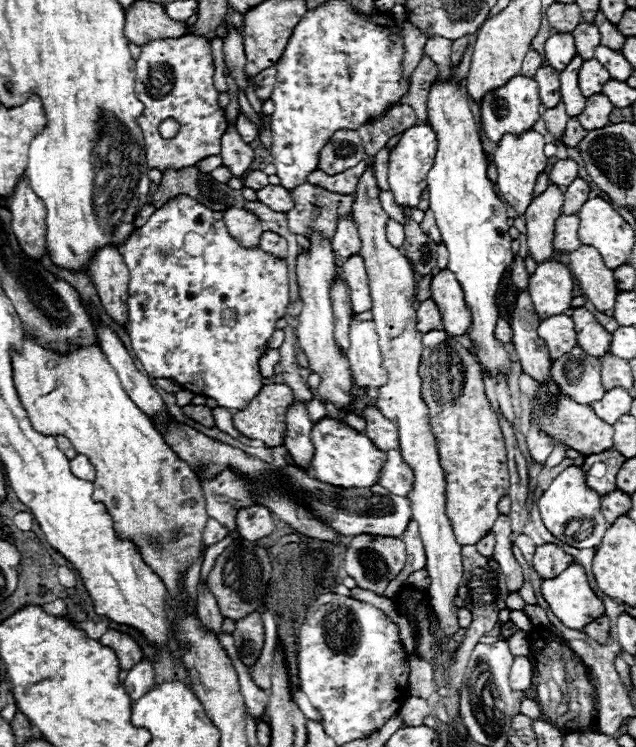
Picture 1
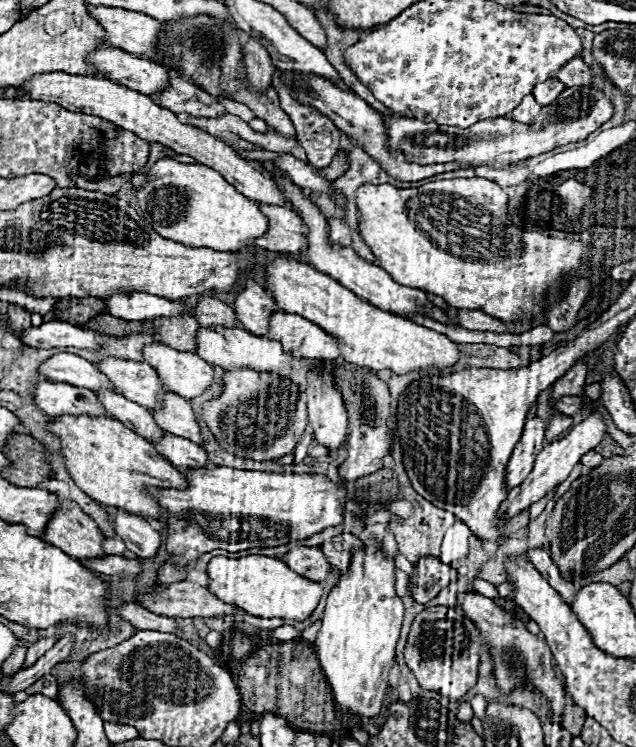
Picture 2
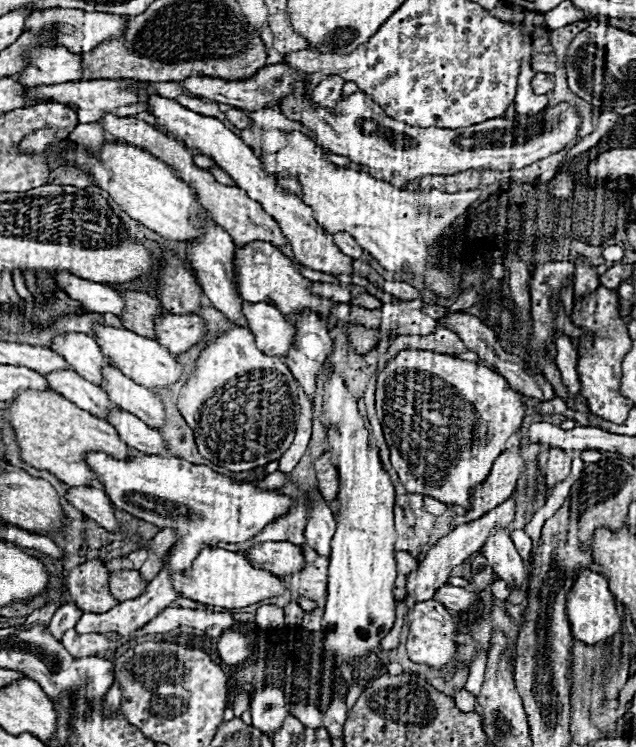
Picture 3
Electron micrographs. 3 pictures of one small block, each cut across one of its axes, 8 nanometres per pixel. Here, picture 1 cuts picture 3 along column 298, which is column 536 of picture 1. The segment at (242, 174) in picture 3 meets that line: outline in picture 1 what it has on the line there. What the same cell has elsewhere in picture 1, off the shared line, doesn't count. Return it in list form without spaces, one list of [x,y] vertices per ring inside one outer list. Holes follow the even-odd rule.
[[[550,184],[544,194],[536,196],[528,206],[526,218],[526,242],[530,256],[542,264],[544,260],[552,260],[556,250],[552,246],[554,240],[554,222],[562,214],[564,194],[558,186]]]

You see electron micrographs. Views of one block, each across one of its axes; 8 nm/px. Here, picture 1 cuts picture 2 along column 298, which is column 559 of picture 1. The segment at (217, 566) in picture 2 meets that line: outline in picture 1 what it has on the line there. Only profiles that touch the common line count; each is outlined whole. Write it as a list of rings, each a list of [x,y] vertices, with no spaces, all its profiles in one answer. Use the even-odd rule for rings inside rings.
[[[570,564],[560,576],[542,580],[542,596],[556,618],[572,630],[582,630],[596,618],[604,616],[604,604],[592,592],[580,564]]]

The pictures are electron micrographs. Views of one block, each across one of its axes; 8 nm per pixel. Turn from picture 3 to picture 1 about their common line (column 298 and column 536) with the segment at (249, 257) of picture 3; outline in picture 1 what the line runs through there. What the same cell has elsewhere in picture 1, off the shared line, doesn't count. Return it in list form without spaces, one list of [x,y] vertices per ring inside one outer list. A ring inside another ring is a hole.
[[[550,260],[538,264],[536,272],[530,276],[530,298],[536,314],[544,320],[544,316],[558,316],[566,312],[574,294],[574,278],[566,264]]]

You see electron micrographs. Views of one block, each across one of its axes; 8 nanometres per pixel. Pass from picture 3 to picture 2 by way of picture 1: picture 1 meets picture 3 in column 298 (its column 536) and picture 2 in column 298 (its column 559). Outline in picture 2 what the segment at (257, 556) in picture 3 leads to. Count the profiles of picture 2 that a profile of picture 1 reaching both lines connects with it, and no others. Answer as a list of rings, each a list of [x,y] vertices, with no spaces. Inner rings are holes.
[[[296,546],[290,552],[278,556],[292,572],[314,580],[314,582],[322,582],[326,578],[326,574],[332,570],[332,566],[328,564],[326,556],[322,554],[320,548],[306,548],[306,546]]]

